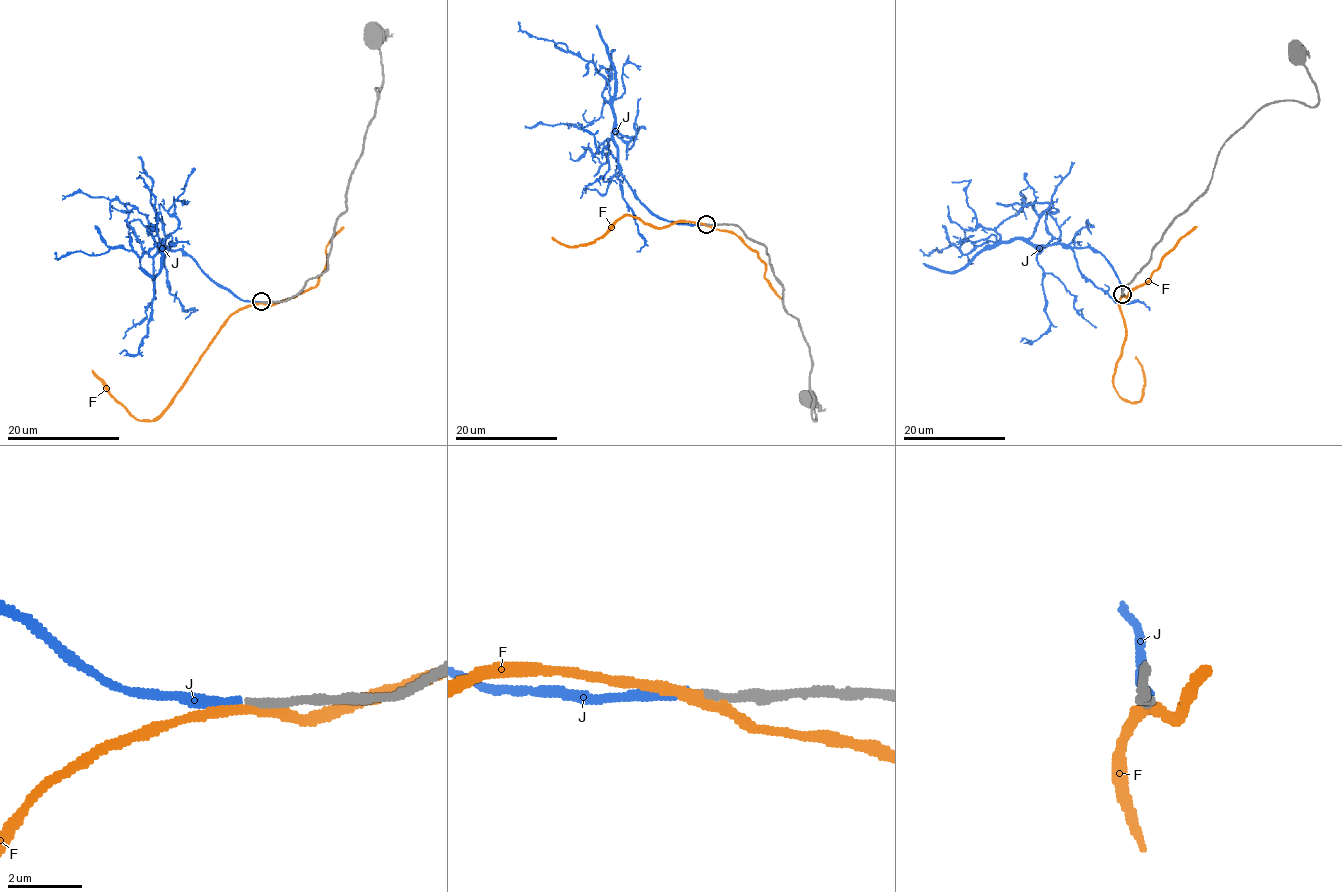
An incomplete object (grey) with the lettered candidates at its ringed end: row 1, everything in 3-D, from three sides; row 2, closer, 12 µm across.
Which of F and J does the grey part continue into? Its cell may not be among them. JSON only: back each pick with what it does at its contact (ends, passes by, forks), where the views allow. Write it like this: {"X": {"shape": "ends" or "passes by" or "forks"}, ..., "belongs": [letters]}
{"J": {"shape": "ends"}, "belongs": ["J"]}

